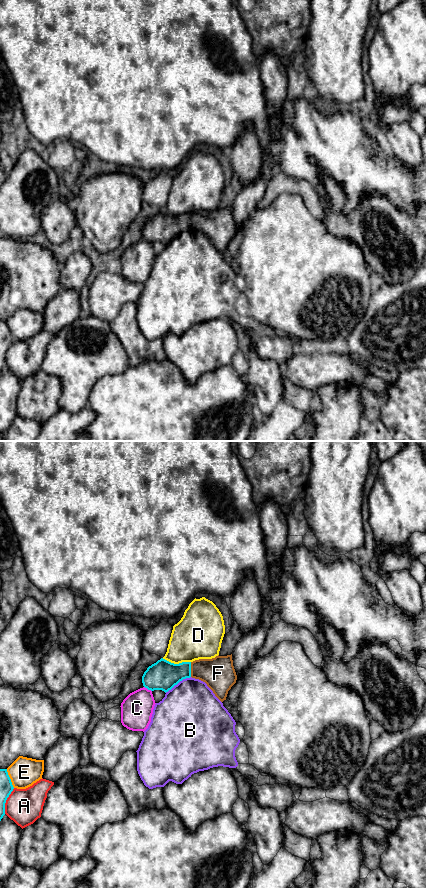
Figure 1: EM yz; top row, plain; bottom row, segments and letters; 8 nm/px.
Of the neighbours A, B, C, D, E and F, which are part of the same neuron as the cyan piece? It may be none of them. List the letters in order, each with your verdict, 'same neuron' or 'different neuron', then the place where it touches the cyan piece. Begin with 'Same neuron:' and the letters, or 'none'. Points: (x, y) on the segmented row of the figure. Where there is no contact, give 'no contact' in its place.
Same neuron: F
A: different neuron | yz (5, 801)
B: different neuron | yz (177, 683)
C: different neuron | yz (148, 689)
D: different neuron | yz (176, 664)
E: different neuron | yz (9, 778)
F: same neuron | yz (190, 669)

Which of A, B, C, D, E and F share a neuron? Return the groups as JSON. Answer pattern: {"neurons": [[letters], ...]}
{"neurons": [["A"], ["B"], ["C"], ["D"], ["E"], ["F"]]}

